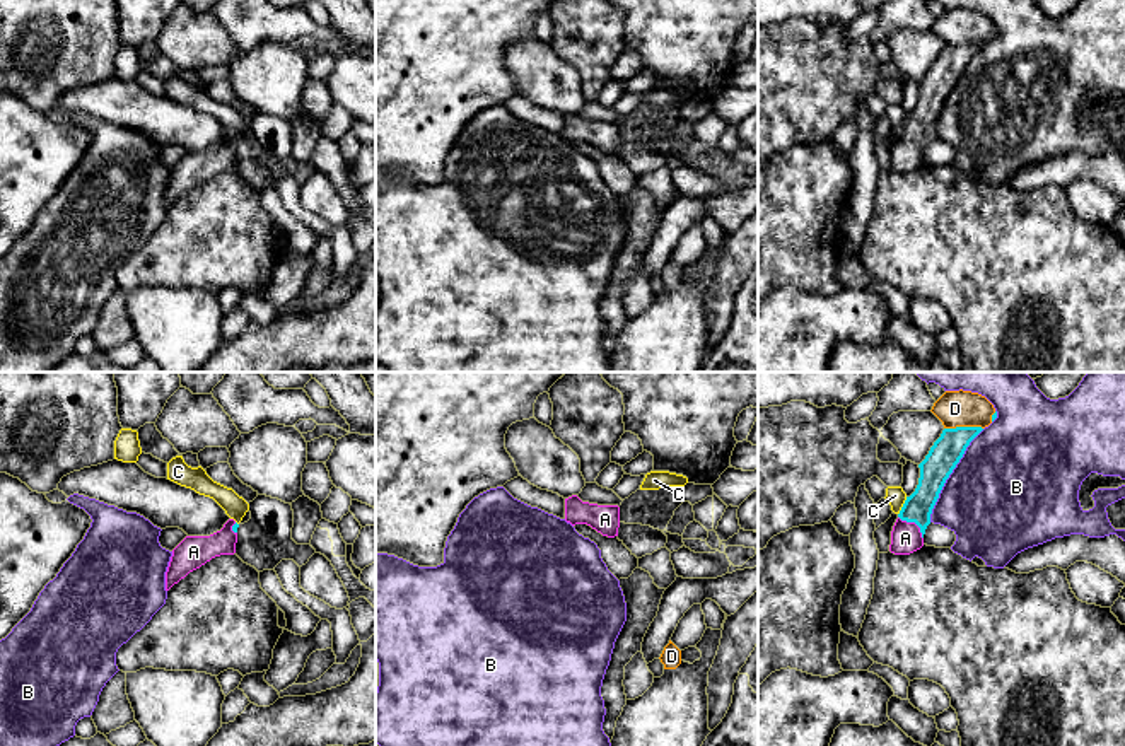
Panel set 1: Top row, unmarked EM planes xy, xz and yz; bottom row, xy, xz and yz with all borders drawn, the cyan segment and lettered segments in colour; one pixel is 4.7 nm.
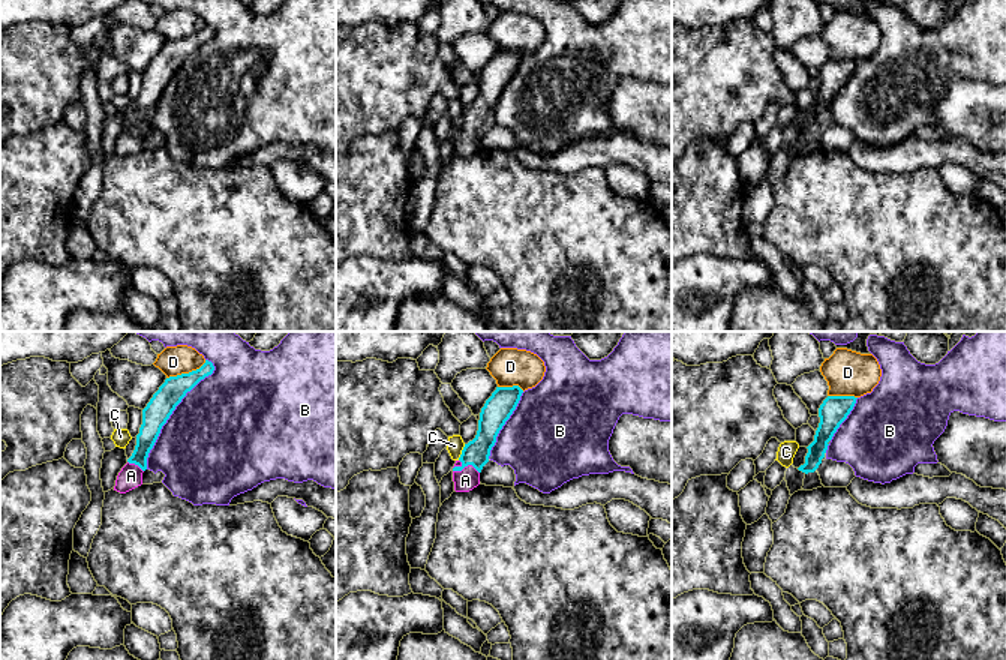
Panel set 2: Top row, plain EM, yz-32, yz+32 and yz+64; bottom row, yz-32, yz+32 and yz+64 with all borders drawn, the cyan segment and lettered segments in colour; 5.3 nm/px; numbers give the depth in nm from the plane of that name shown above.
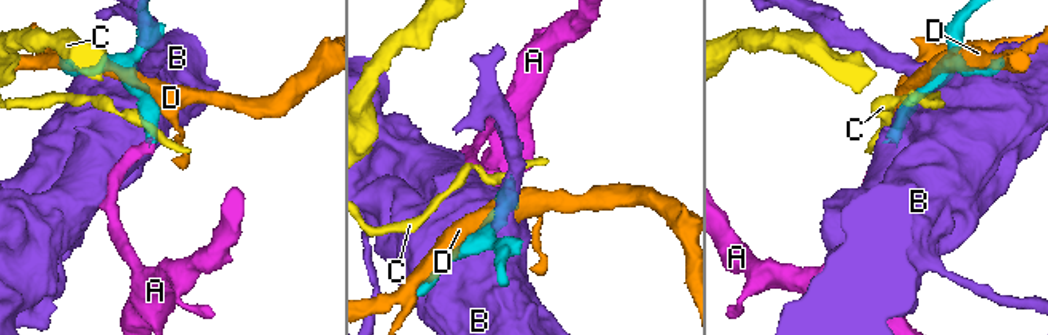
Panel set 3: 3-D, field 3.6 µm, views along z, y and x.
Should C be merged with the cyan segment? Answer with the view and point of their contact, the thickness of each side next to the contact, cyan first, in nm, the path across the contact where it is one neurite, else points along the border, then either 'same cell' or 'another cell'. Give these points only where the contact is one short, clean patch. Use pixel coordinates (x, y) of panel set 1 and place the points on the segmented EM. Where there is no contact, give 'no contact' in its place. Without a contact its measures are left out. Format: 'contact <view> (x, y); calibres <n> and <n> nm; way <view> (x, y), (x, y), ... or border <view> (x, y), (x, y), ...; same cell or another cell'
contact yz (903, 506); calibres 140 and 90 nm; border yz (907, 497), (898, 514); another cell

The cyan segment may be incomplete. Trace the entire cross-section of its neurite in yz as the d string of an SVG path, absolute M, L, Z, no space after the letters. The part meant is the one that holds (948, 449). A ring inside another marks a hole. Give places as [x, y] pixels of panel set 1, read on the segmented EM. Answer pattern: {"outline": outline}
{"outline": "M982 427L944 428L925 459L918 464L920 478L915 492L906 497L891 531L889 551L910 555L924 546L924 534L930 524L939 493Z"}

